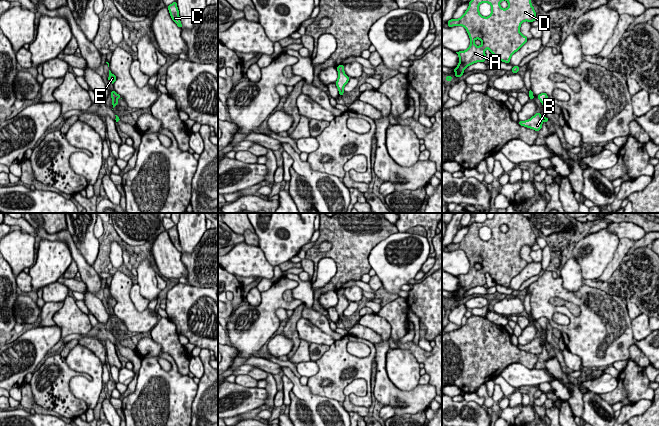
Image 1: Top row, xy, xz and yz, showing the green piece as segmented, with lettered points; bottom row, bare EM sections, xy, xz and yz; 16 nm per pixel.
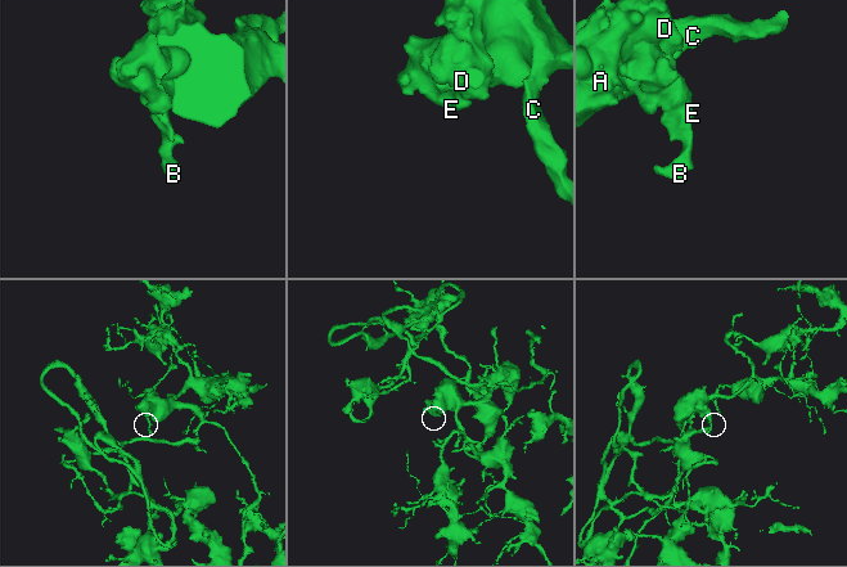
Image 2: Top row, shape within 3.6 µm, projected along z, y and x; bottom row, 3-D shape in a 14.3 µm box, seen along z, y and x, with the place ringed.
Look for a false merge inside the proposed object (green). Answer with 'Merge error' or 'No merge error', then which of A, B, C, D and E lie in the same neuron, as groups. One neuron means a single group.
No merge error. Groups: A B C D E

